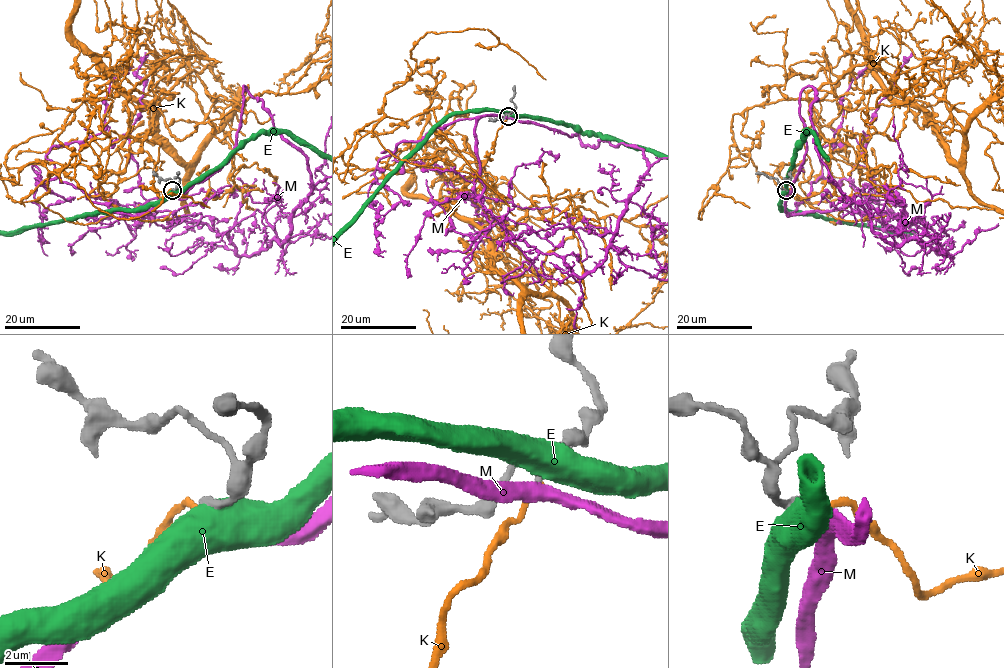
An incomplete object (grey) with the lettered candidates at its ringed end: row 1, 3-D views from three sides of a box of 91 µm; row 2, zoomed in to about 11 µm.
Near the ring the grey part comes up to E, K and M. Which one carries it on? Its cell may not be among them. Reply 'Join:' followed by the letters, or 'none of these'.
Join: K

